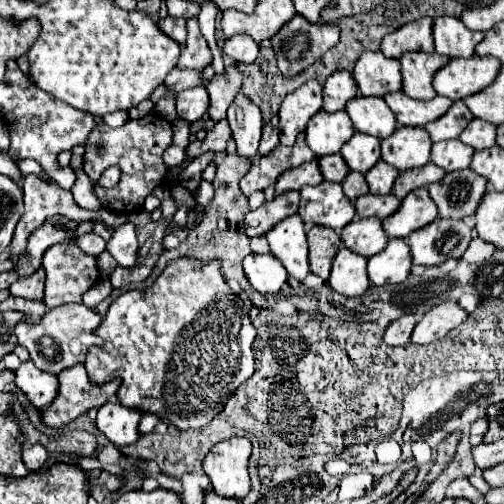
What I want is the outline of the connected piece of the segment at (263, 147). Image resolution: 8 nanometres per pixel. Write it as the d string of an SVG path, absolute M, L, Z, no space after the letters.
M277 116L263 126L263 136L261 136L261 144L259 144L259 154L267 156L275 146L279 144L279 132L277 132Z

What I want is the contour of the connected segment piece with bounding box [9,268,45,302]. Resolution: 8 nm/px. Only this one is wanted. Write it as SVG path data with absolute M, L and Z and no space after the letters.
M39 268L35 274L15 282L15 286L11 286L9 292L13 296L21 296L21 298L27 298L27 300L43 302L43 284L45 284L45 274L43 274L43 268Z

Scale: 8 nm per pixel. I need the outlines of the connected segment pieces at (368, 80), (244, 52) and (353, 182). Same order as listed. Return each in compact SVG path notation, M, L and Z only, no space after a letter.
M363 52L359 62L355 64L353 78L355 78L363 96L385 96L389 92L399 92L403 88L401 64L391 58L385 58L381 52Z
M239 34L223 42L223 52L237 62L253 62L257 58L259 44L251 42L251 38L247 38L245 34Z
M349 172L341 186L343 186L345 196L347 196L351 202L355 202L359 196L363 196L363 194L369 192L367 180L365 180L365 176L363 176L361 172Z

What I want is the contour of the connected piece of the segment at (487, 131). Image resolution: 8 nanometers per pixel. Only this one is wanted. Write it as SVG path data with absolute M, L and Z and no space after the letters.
M473 118L469 122L469 126L461 132L459 140L463 140L467 146L471 146L475 150L491 148L491 146L495 146L495 128L497 128L495 124Z

